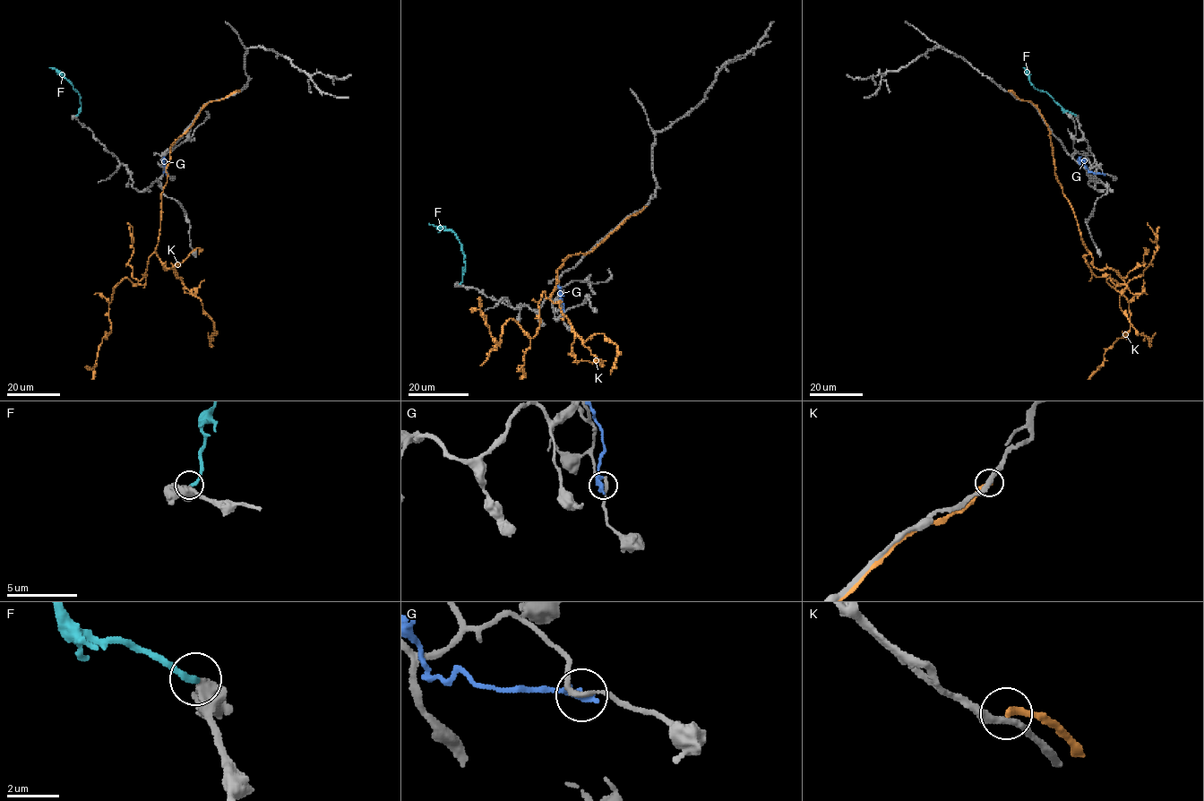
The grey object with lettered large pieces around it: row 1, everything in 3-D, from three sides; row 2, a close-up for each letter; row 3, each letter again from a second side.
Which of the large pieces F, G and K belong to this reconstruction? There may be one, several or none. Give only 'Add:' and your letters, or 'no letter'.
Add: F

